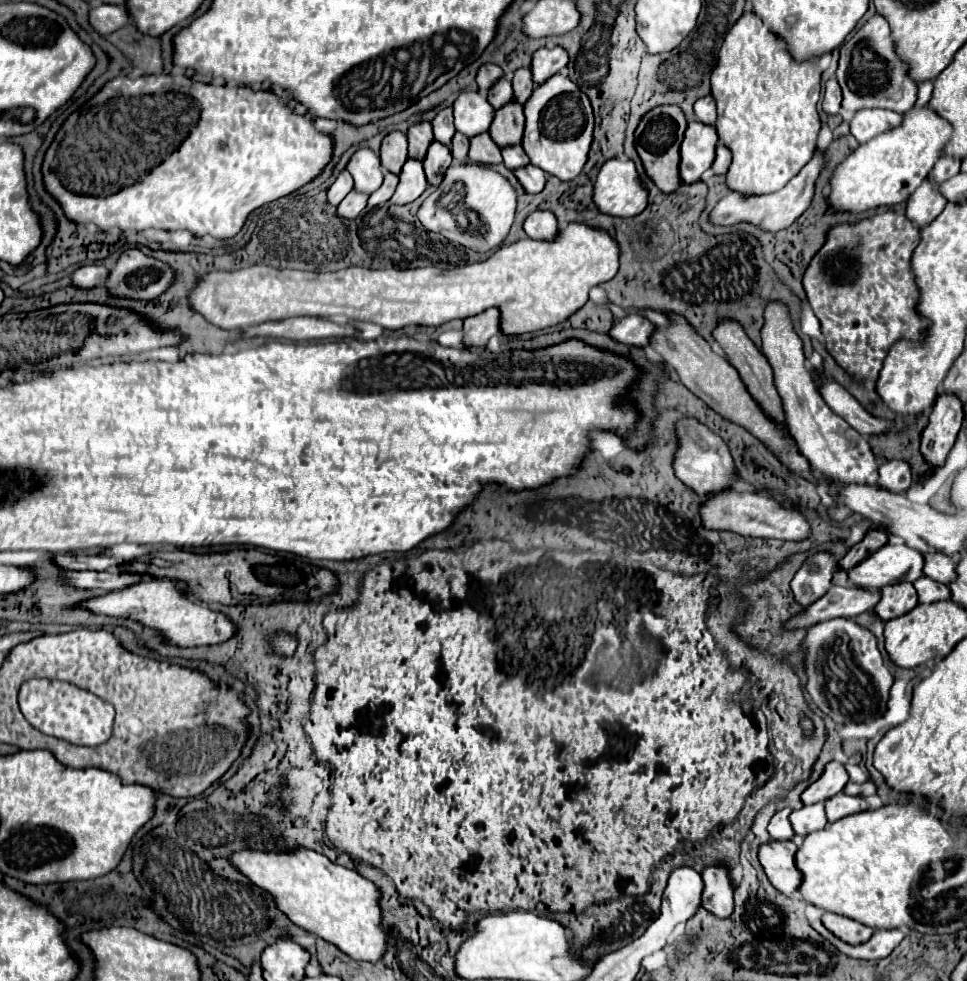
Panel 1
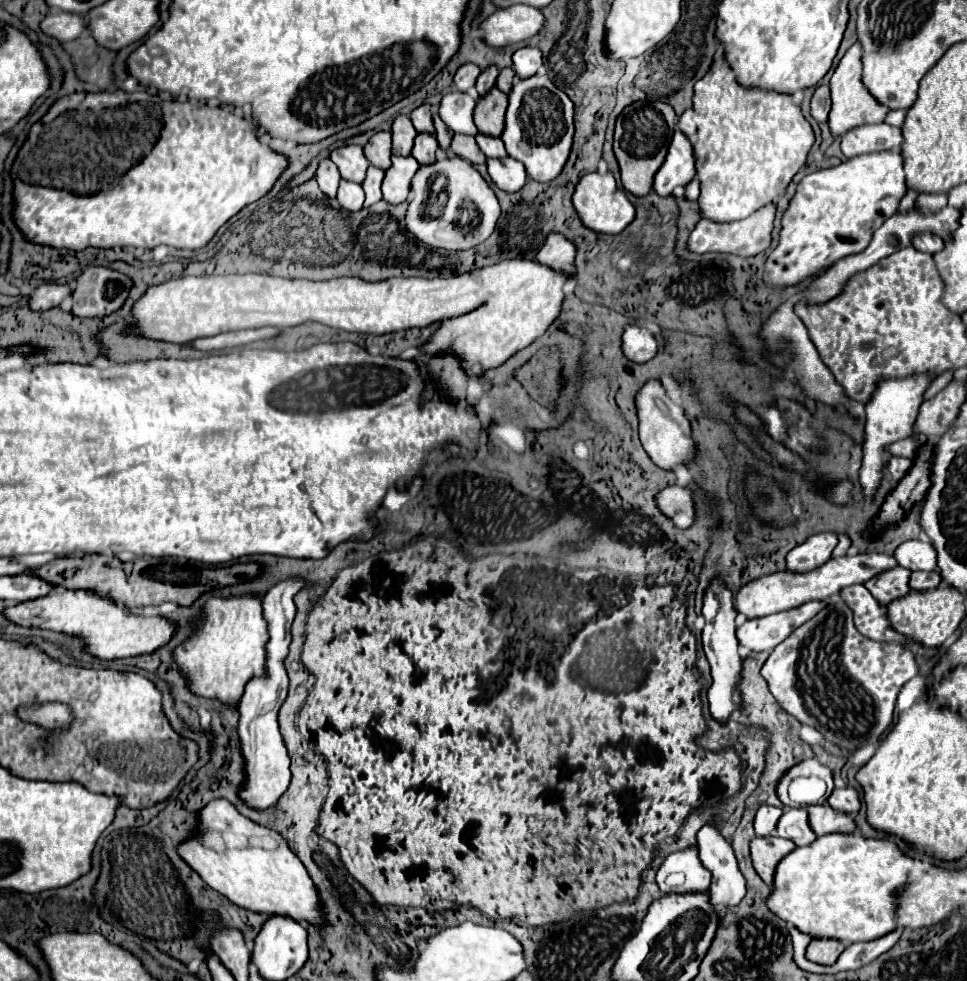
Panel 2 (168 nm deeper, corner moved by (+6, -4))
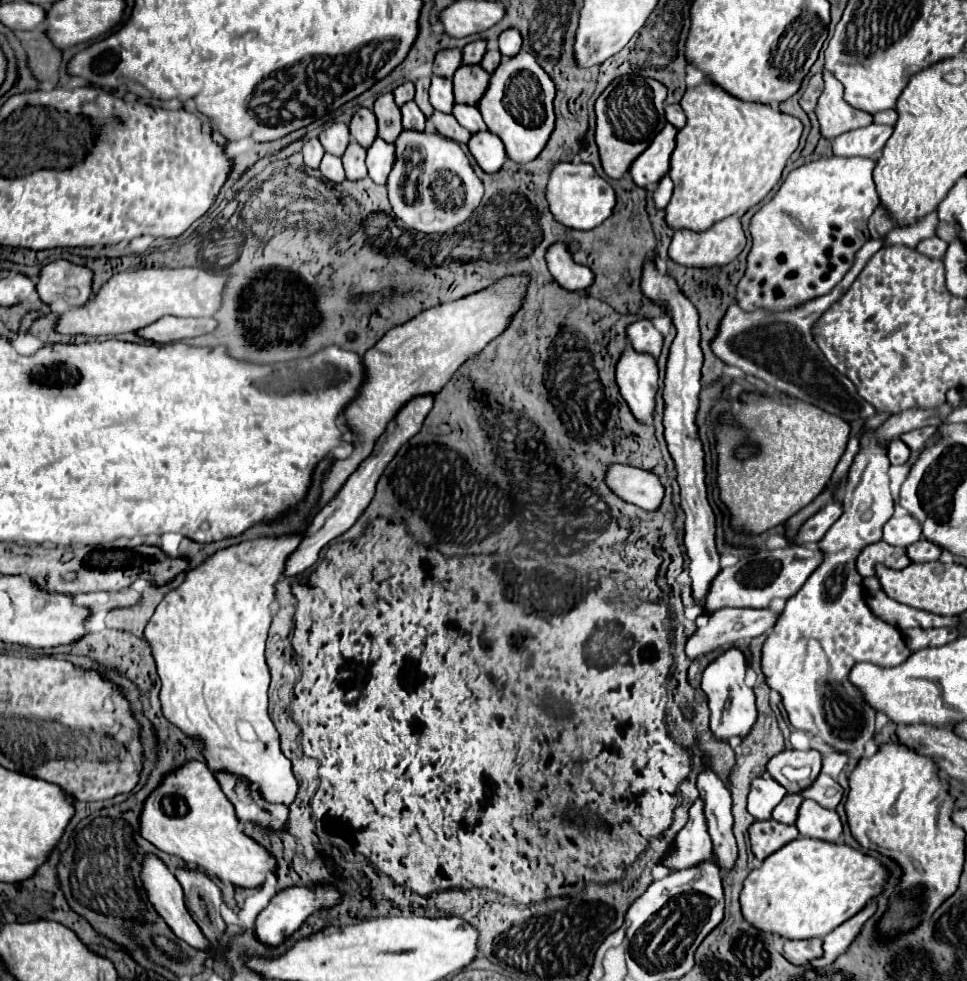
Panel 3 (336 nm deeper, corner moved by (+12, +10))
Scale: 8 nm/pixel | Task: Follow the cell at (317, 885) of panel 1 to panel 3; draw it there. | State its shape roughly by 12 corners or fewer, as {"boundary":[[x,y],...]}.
{"boundary":[[208,766],[144,800],[138,834],[242,888],[276,872]]}

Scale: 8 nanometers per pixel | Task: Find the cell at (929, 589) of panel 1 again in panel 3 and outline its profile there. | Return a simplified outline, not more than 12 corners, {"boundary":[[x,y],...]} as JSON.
{"boundary":[[928,540],[906,548],[912,562],[938,560],[942,548]]}

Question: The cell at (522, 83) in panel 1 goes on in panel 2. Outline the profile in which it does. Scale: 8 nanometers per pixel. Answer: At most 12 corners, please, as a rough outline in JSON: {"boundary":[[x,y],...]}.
{"boundary":[[512,68],[500,70],[496,88],[510,94],[514,74]]}

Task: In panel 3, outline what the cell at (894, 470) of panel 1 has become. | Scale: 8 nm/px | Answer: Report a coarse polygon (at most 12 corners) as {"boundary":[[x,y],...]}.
{"boundary":[[896,438],[888,446],[890,464],[904,464],[910,448]]}

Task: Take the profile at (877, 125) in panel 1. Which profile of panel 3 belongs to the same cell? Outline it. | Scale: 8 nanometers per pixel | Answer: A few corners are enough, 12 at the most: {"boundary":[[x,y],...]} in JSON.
{"boundary":[[870,124],[832,140],[836,156],[878,158],[892,126]]}

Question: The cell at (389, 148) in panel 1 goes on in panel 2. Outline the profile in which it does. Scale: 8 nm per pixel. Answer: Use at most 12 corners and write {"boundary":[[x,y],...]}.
{"boundary":[[376,132],[364,146],[374,166],[388,170],[392,134]]}

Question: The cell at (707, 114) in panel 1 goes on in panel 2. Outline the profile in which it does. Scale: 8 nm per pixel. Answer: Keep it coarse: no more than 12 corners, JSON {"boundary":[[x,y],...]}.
{"boundary":[[686,110],[678,124],[680,130],[696,142],[694,110]]}

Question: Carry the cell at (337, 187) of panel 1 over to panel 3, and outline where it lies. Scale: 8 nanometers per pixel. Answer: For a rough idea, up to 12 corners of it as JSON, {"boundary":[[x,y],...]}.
{"boundary":[[308,138],[302,156],[308,168],[318,168],[324,148],[318,138]]}

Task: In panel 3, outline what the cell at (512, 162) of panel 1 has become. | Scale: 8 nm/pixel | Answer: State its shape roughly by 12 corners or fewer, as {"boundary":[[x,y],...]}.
{"boundary":[[456,104],[452,116],[468,130],[486,130],[480,112],[470,104]]}

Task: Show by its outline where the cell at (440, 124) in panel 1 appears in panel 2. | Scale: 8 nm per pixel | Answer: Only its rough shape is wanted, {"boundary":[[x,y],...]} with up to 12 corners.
{"boundary":[[430,104],[412,110],[410,120],[418,132],[434,134]]}

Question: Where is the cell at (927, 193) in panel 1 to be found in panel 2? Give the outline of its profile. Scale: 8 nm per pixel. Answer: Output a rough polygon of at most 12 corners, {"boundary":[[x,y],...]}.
{"boundary":[[920,232],[912,238],[914,248],[930,254],[944,244],[934,232]]}

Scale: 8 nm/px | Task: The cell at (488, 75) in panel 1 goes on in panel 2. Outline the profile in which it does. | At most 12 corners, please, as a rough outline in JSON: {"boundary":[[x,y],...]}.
{"boundary":[[464,64],[454,76],[454,88],[466,92],[474,88],[482,70]]}

